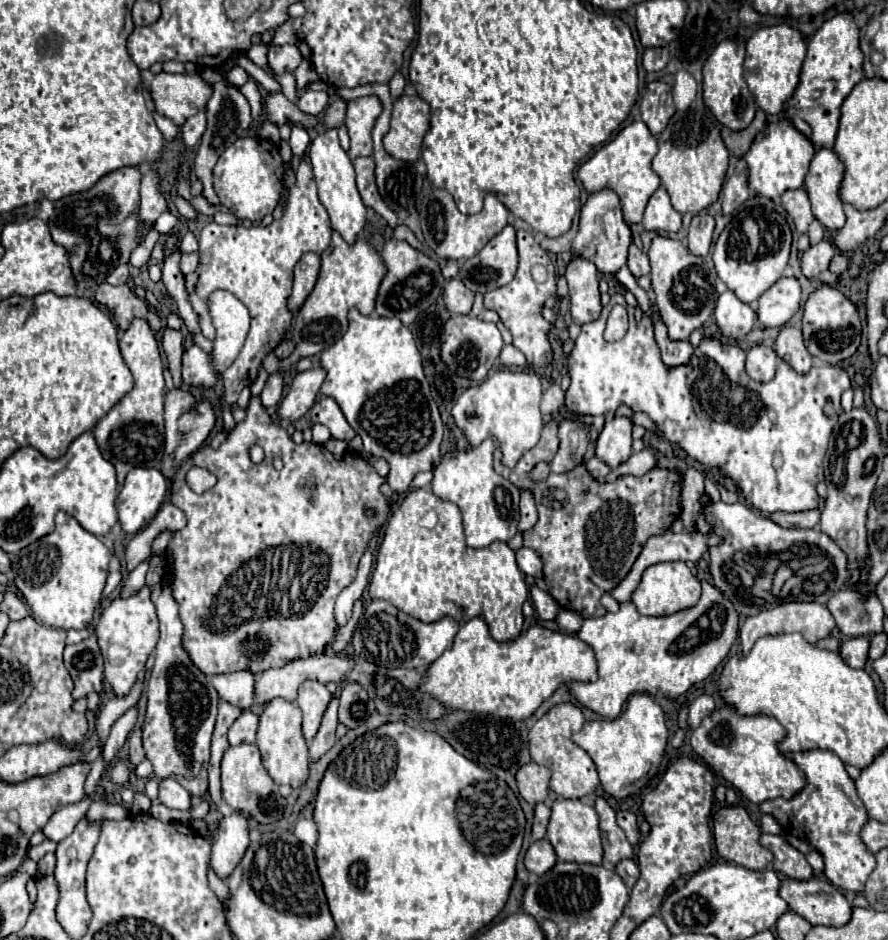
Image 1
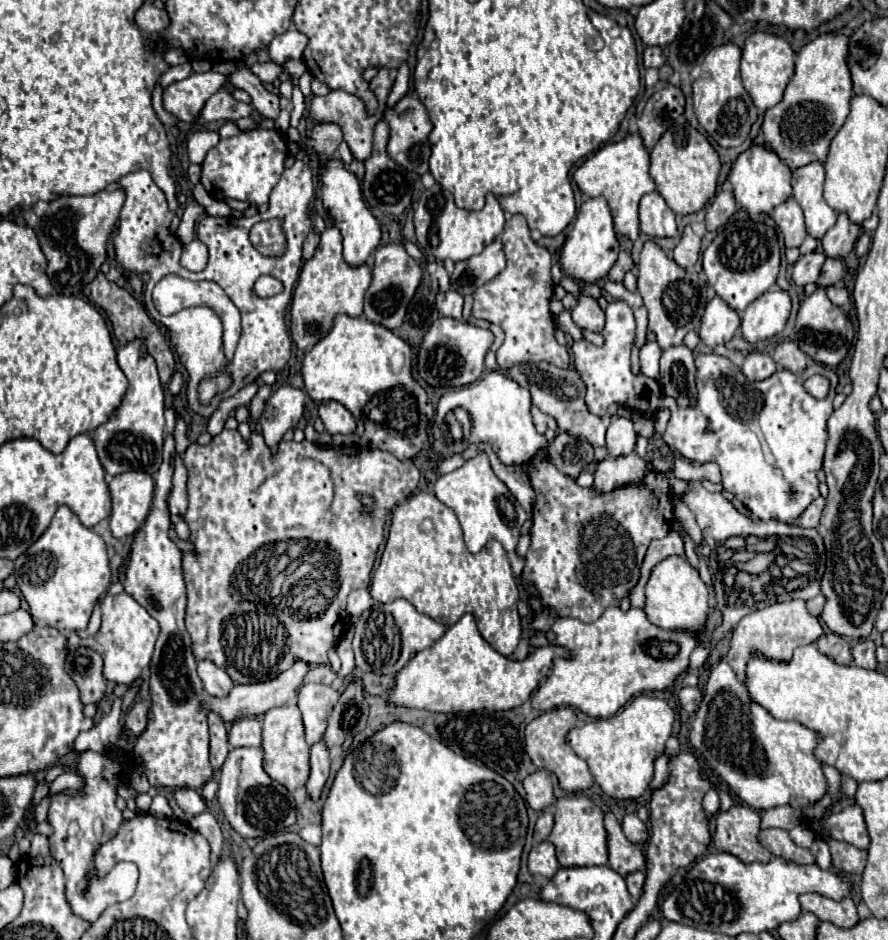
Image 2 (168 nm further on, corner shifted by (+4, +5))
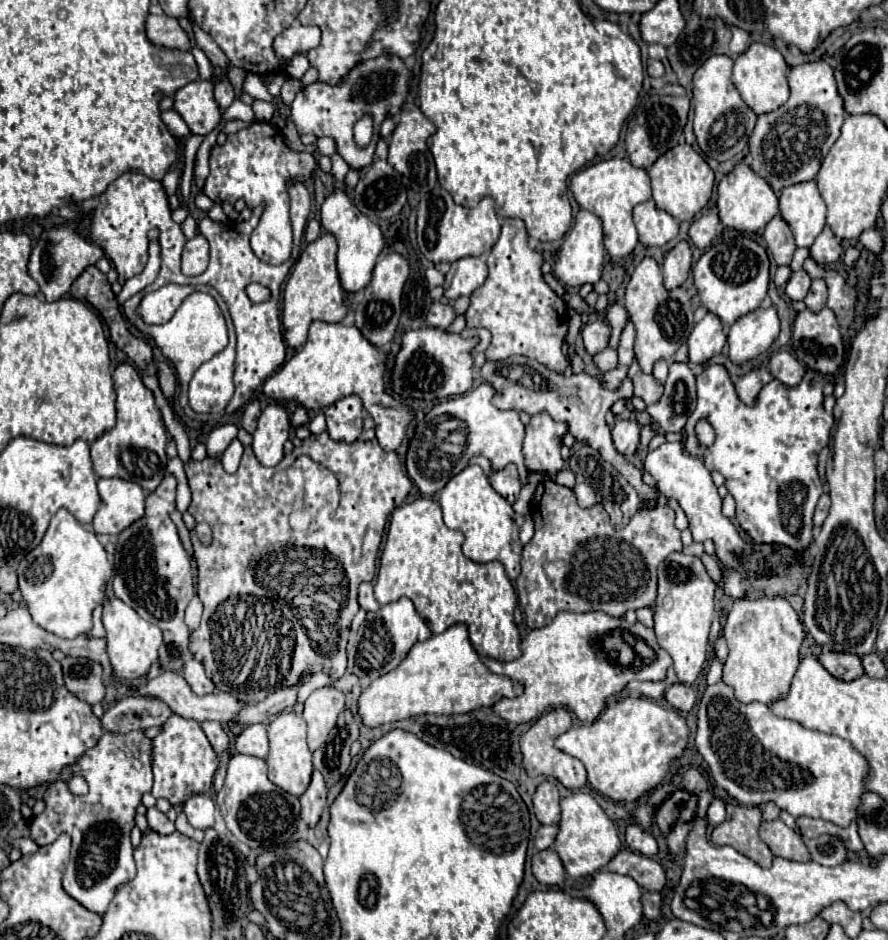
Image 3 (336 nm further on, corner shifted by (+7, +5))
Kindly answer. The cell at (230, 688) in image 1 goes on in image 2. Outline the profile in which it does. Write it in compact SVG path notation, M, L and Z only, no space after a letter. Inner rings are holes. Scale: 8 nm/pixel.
M200 661L198 675L210 697L226 697L230 693L230 689L236 685L232 681L232 677L228 677L228 673L224 673L224 669L218 669L216 665L212 665L212 661Z

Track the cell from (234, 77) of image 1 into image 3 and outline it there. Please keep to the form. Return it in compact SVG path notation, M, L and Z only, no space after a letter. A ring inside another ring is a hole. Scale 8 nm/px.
M203 79L187 83L175 93L175 111L195 135L209 135L221 123L223 115L213 97L213 85Z

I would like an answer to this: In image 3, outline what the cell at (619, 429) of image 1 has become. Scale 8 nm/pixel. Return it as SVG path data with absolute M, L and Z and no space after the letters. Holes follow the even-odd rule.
M615 421L615 427L611 431L613 443L617 451L625 457L631 457L639 447L639 425L635 421Z

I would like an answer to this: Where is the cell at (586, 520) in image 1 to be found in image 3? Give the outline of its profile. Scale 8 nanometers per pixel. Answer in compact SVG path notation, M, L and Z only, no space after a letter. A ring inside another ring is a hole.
M551 479L537 485L531 501L531 515L535 521L535 535L523 547L523 569L515 581L519 607L523 609L525 621L531 629L549 625L549 621L553 621L561 611L603 611L611 617L623 617L629 609L653 609L657 599L657 567L667 555L683 549L681 531L675 527L675 511L671 507L639 509L621 531L615 531L601 503L583 509L577 505L571 489L561 487Z

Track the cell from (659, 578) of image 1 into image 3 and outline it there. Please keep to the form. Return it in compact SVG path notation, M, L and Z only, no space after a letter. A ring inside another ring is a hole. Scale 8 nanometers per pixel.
M671 553L659 565L659 593L655 605L655 635L659 645L671 655L677 679L693 683L703 671L707 659L707 637L711 621L715 619L715 583L705 571L699 557L685 553Z

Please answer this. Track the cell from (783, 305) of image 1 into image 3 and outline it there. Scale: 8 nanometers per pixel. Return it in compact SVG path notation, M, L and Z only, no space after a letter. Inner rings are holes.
M775 307L755 309L745 317L737 319L727 331L729 359L733 365L745 365L755 359L763 351L771 347L771 343L779 335L779 317Z

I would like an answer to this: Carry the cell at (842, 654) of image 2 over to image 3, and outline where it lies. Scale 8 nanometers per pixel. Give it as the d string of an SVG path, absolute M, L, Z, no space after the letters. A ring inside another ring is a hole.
M825 649L819 655L819 661L833 677L837 677L841 681L853 681L865 673L863 665L861 665L861 657L857 657L857 655L833 653L833 651Z

